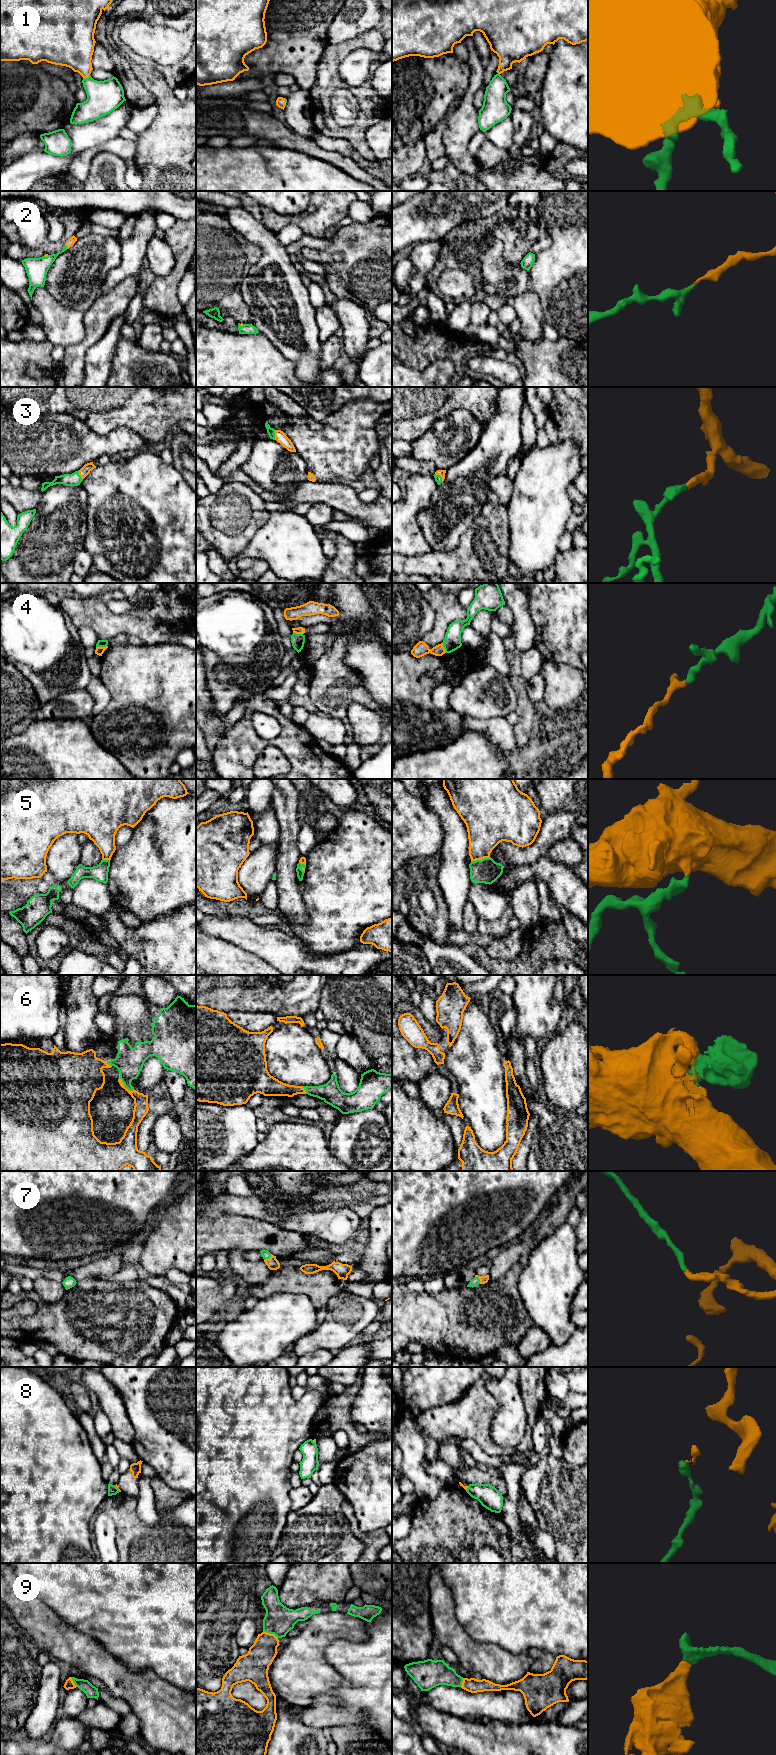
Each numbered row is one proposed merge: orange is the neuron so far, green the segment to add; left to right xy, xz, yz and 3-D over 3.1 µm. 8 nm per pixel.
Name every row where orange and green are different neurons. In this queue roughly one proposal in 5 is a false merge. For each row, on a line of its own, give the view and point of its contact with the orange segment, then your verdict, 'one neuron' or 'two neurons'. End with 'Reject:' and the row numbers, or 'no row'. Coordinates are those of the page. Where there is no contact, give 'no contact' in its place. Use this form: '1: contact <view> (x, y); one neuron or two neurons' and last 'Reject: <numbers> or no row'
1: contact xy (86, 77); one neuron
2: contact xy (67, 247); one neuron
3: contact yz (440, 475); one neuron
4: contact xy (101, 647); two neurons
5: contact yz (480, 859); one neuron
6: contact xy (123, 1084); one neuron
7: contact xz (269, 1258); one neuron
8: contact xy (117, 1487); two neurons
9: contact xz (269, 1633); one neuron
Reject: 4, 8

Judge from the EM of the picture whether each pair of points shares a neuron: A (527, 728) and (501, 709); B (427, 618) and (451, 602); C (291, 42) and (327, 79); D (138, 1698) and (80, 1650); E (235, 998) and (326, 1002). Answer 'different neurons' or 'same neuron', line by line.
A: different neurons
B: different neurons
C: different neurons
D: same neuron
E: different neurons

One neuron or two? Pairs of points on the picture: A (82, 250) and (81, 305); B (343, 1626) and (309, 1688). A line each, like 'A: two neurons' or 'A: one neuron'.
A: one neuron
B: one neuron

